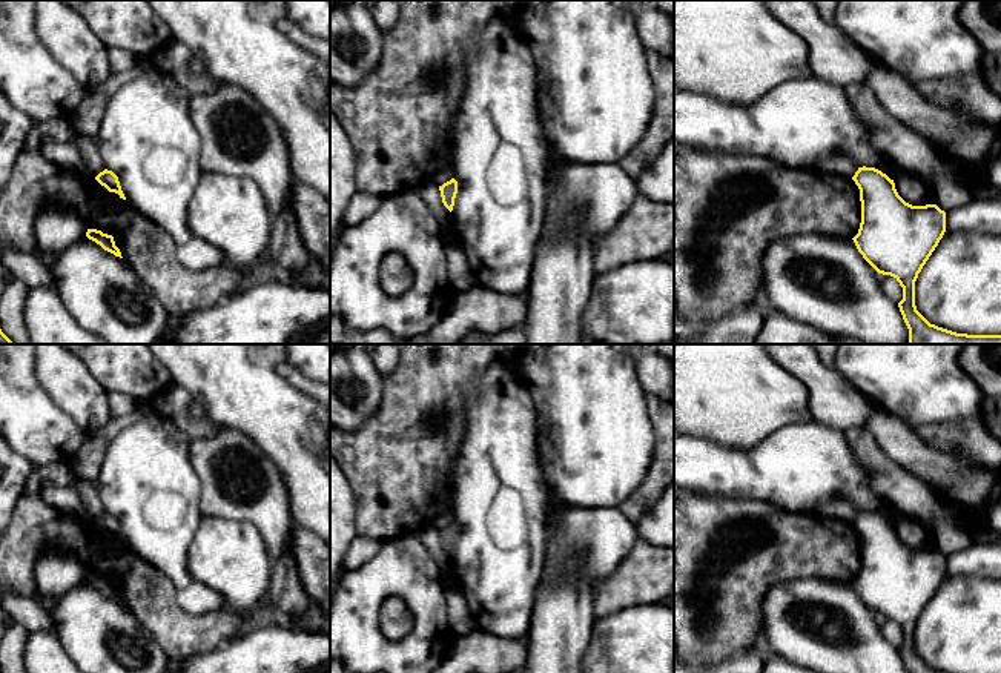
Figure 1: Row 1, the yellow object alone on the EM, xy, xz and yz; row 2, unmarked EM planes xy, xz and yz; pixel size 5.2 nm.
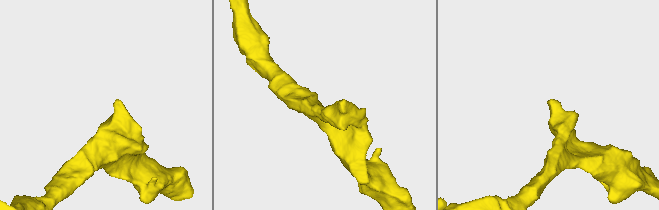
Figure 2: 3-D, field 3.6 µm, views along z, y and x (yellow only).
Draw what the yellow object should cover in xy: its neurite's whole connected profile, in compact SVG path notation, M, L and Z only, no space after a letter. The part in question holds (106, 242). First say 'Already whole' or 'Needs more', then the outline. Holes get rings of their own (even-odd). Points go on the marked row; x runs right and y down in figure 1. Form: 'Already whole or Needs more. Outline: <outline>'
Already whole. Outline: M88 229L86 237L100 244L104 250L114 254L115 257L123 258L120 249L115 246L112 235L103 234L97 229Z

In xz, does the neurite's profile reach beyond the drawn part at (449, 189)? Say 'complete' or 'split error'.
complete

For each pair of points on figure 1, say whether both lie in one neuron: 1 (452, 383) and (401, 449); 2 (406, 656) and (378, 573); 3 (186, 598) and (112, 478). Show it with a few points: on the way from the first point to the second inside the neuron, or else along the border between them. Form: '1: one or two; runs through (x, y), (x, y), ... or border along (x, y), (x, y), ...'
1: one; runs through (435, 397), (419, 412), (416, 432)
2: one; runs through (383, 646), (369, 632), (369, 596)
3: one; runs through (175, 569), (165, 547), (158, 524), (142, 507)

